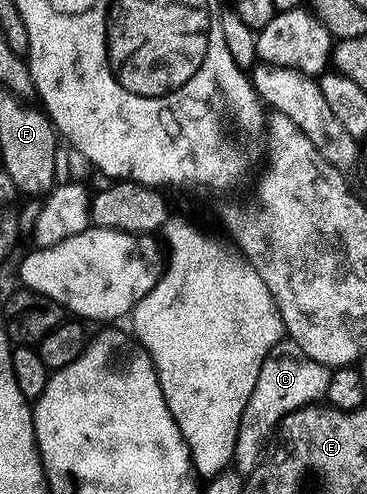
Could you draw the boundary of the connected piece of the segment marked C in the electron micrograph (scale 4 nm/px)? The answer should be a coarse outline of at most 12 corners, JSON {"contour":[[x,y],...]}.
{"contour":[[290,339],[262,365],[234,464],[255,473],[279,422],[320,404],[332,370]]}

